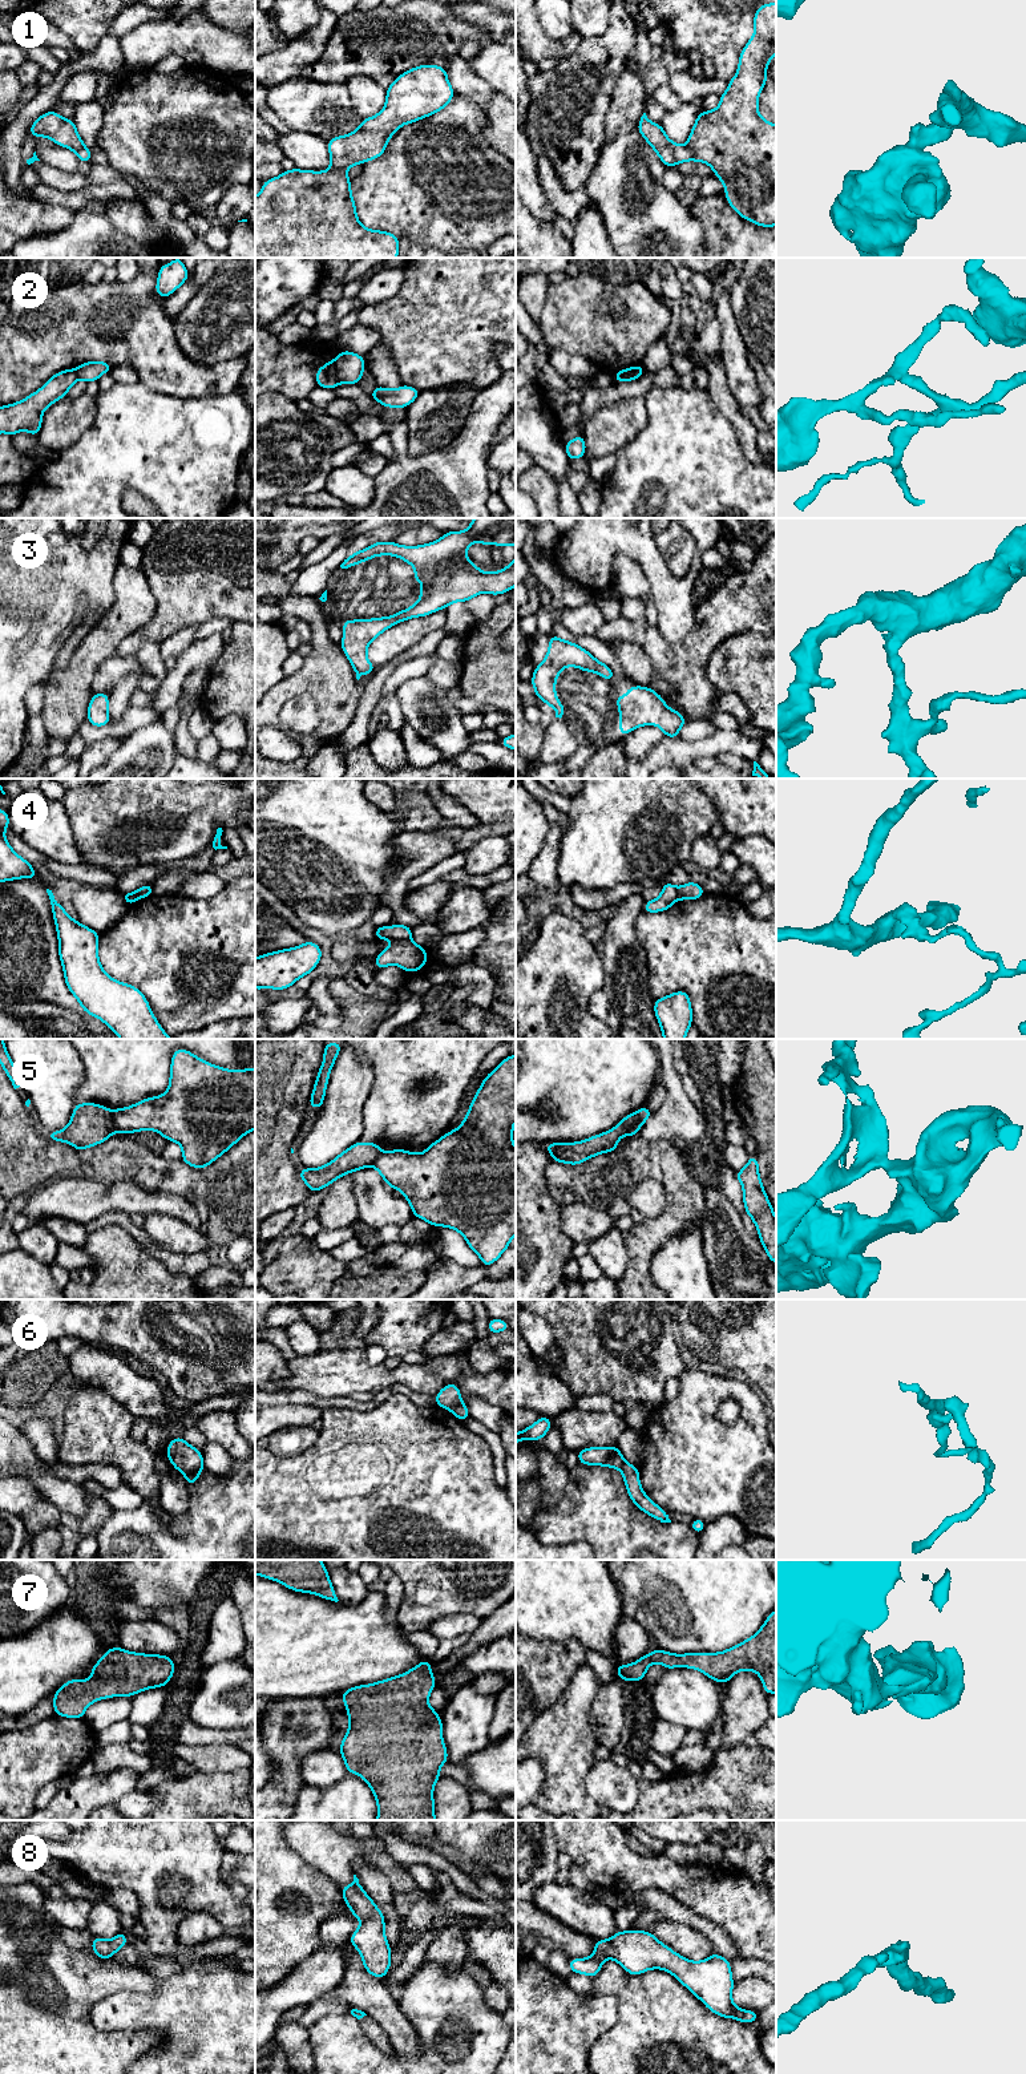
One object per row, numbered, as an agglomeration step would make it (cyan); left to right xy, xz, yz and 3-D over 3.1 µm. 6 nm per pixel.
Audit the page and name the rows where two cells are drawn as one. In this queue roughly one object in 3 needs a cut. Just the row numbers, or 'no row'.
2, 4, 5, 6

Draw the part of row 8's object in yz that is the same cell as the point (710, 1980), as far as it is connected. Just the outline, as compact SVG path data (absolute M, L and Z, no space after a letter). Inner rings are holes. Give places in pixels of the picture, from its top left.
M618 1931L607 1940L597 1940L593 1956L569 1958L570 1972L594 1978L607 1957L631 1976L651 1969L667 1970L719 2017L744 2024L758 2021L758 2012L734 2005L731 1962L715 1952L706 1960L690 1961L647 1931Z

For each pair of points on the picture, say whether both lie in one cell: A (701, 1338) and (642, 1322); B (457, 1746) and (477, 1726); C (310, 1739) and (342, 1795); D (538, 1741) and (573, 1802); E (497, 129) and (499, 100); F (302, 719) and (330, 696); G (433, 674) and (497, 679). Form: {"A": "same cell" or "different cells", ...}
{"A": "different cells", "B": "same cell", "C": "different cells", "D": "same cell", "E": "same cell", "F": "different cells", "G": "different cells"}

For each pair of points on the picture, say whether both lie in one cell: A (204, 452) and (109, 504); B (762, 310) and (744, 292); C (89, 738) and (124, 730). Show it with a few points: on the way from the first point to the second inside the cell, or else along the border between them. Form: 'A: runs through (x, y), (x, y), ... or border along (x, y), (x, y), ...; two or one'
A: runs through (178, 452), (156, 452), (125, 478); one
B: runs through (758, 306), (748, 296); one
C: runs through (97, 734), (116, 730); one

